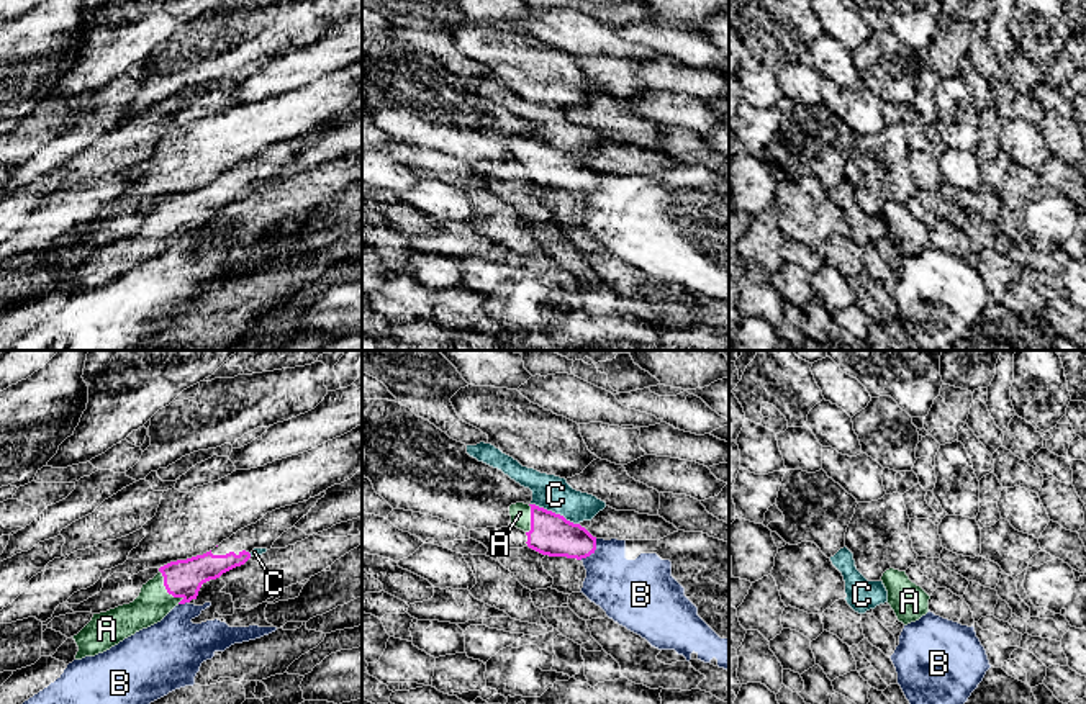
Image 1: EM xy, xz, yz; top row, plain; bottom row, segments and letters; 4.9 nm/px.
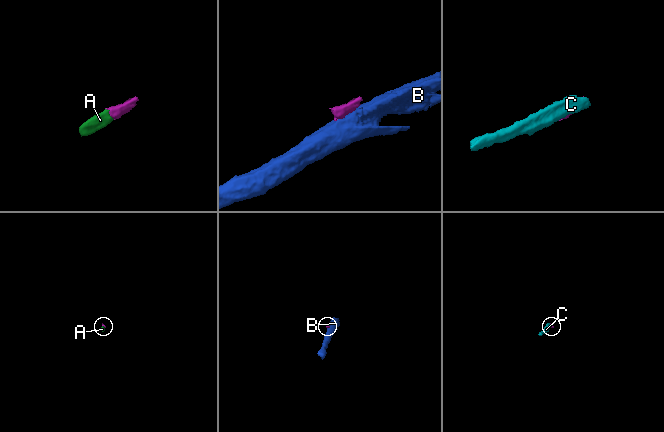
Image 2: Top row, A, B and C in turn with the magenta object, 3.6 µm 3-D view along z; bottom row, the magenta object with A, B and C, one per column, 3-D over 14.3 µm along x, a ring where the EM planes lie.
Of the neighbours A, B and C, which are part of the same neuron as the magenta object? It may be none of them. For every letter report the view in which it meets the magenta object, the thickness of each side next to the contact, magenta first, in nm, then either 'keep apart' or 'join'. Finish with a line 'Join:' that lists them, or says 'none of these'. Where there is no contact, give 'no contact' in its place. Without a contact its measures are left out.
A: xy | 190/170 nm | join
B: xz | 220/300 nm | keep apart
C: xz | 220/170 nm | keep apart
Join: A

